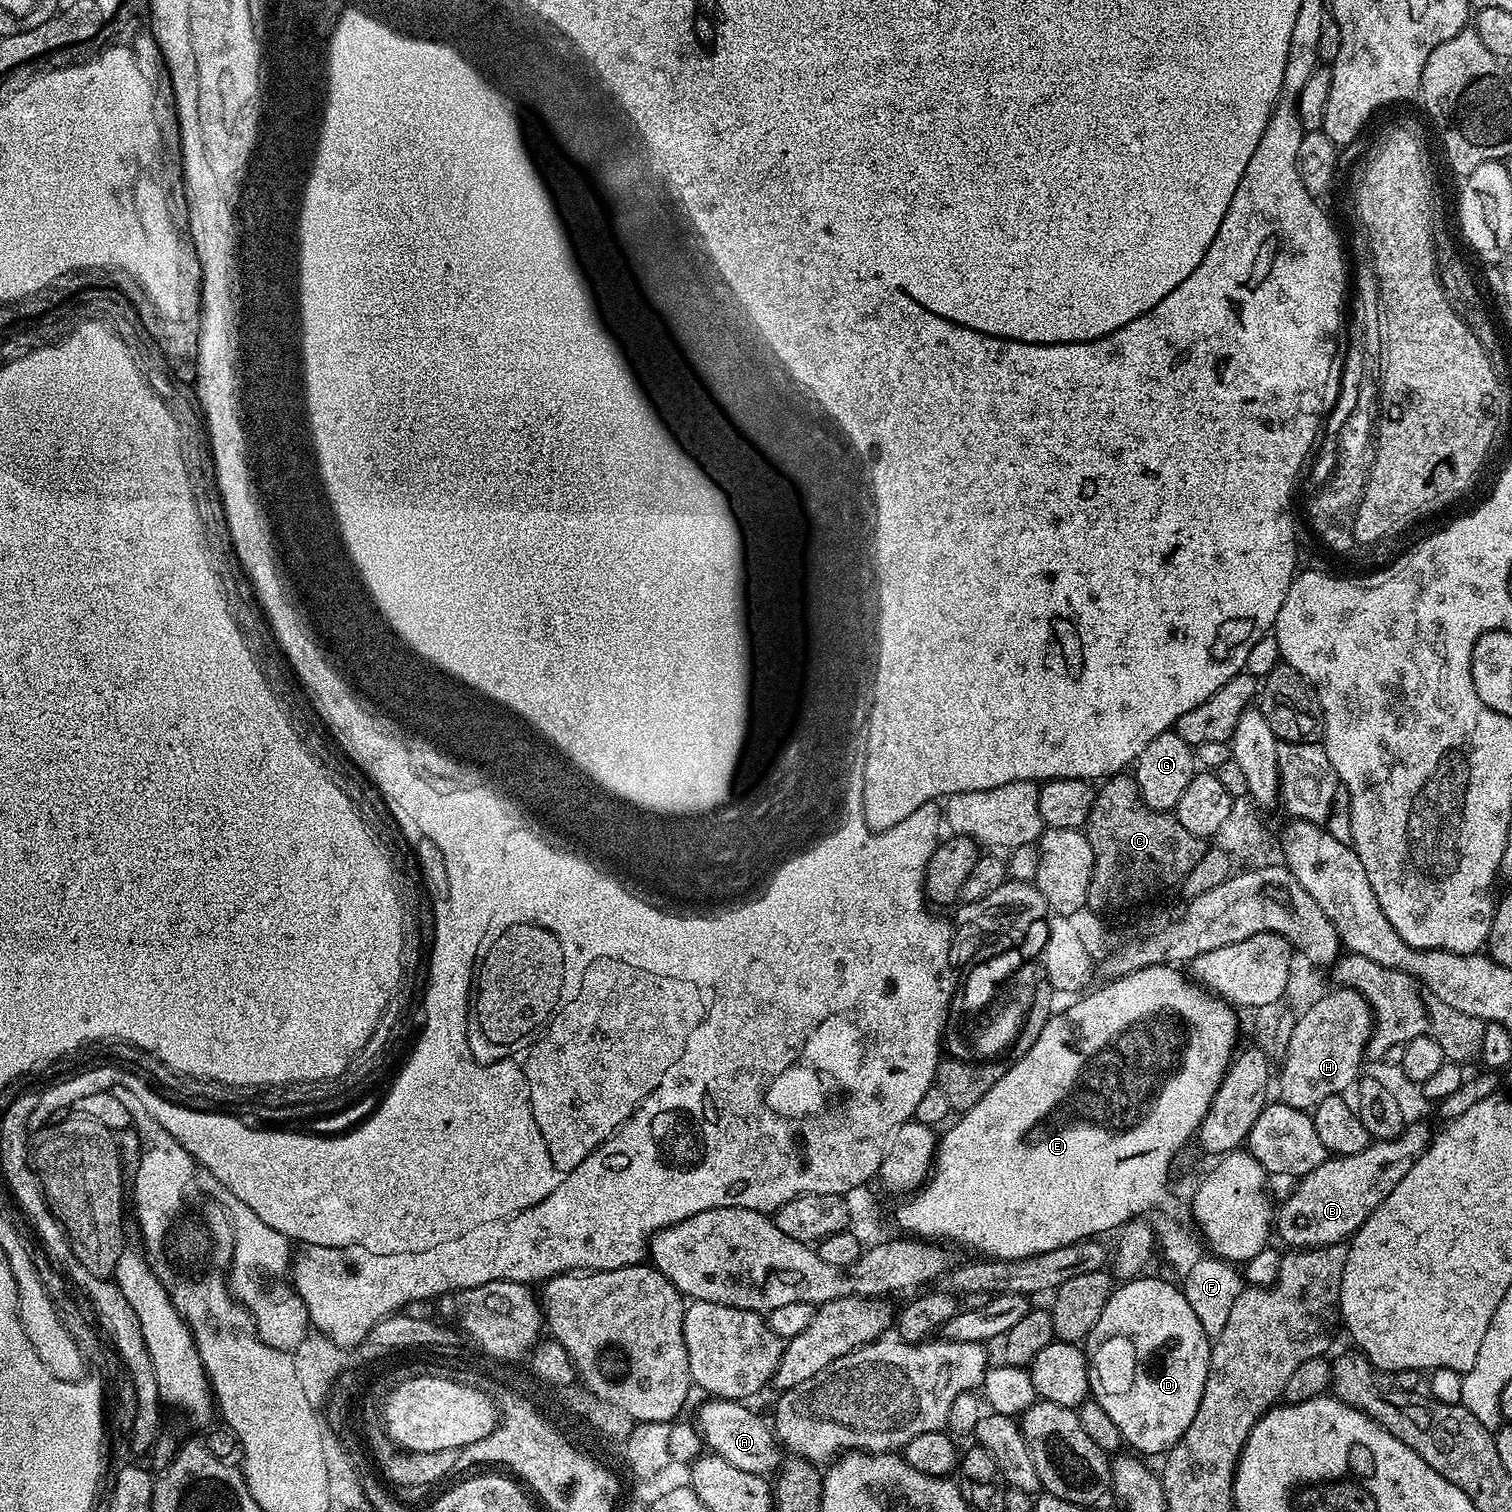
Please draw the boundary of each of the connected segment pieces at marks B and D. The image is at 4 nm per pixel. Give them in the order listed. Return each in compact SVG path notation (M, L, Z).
M1424 1122L1409 1123L1402 1134L1395 1136L1393 1140L1376 1140L1369 1143L1366 1150L1349 1156L1333 1155L1318 1170L1310 1170L1310 1174L1299 1177L1295 1181L1296 1189L1284 1200L1284 1205L1278 1208L1274 1216L1274 1232L1280 1235L1288 1243L1292 1250L1301 1248L1325 1248L1331 1244L1343 1244L1349 1238L1355 1236L1357 1230L1364 1225L1366 1218L1381 1204L1406 1178L1410 1166L1425 1152L1434 1139L1434 1132L1427 1128Z
M1144 1274L1137 1279L1129 1279L1113 1291L1112 1296L1106 1302L1106 1310L1102 1310L1102 1318L1098 1318L1098 1322L1088 1335L1086 1355L1091 1399L1096 1400L1098 1406L1102 1406L1102 1410L1106 1410L1106 1414L1110 1414L1111 1420L1118 1425L1118 1430L1122 1430L1122 1438L1129 1449L1135 1450L1145 1457L1156 1455L1159 1457L1161 1454L1167 1453L1169 1448L1174 1447L1178 1438L1182 1438L1182 1434L1186 1434L1186 1426L1190 1426L1190 1422L1194 1422L1194 1414L1198 1414L1198 1402L1202 1402L1202 1390L1206 1386L1213 1341L1206 1334L1206 1330L1202 1330L1202 1322L1198 1322L1194 1310L1190 1310L1190 1302L1186 1302L1183 1291L1177 1285L1175 1288L1168 1280L1159 1280L1156 1276L1148 1275Z

